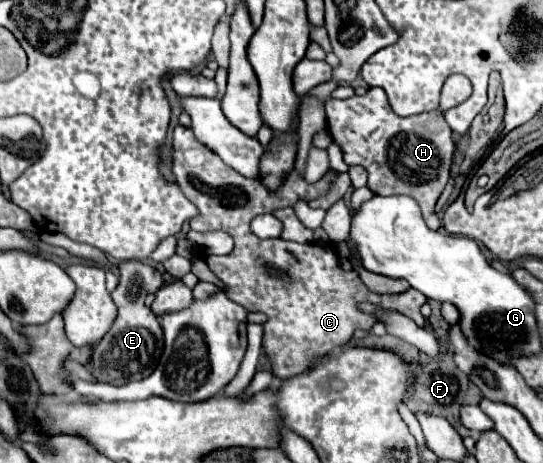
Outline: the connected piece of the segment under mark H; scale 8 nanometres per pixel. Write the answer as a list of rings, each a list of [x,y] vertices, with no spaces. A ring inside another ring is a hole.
[[[452,74],[442,87],[437,110],[400,117],[390,109],[386,93],[380,87],[370,87],[364,97],[354,95],[350,99],[328,99],[328,131],[334,143],[342,149],[344,163],[362,165],[368,171],[368,187],[372,193],[408,195],[416,199],[426,225],[436,231],[440,227],[440,219],[434,213],[434,205],[442,187],[446,187],[454,155],[452,131],[444,121],[443,113],[468,99],[471,93],[470,80],[462,74]]]

